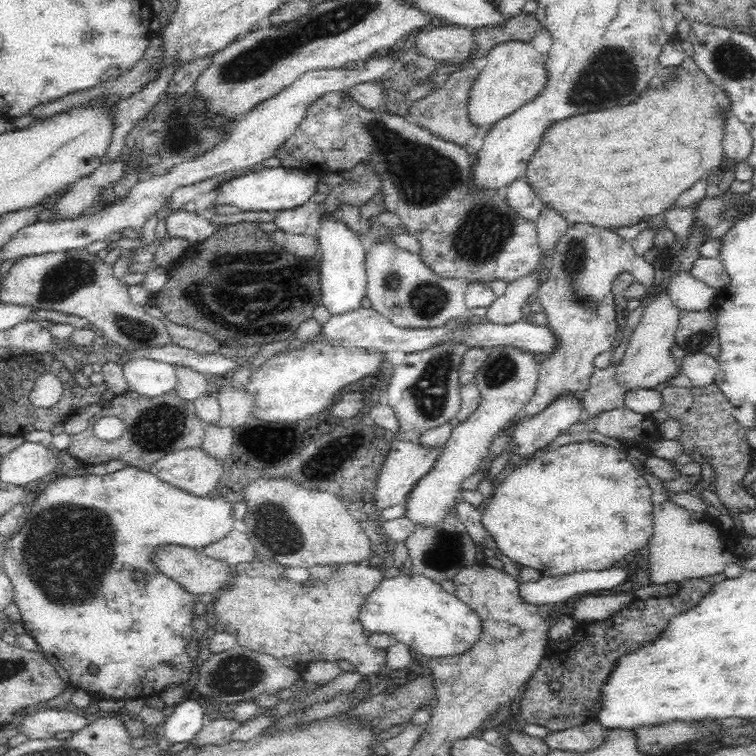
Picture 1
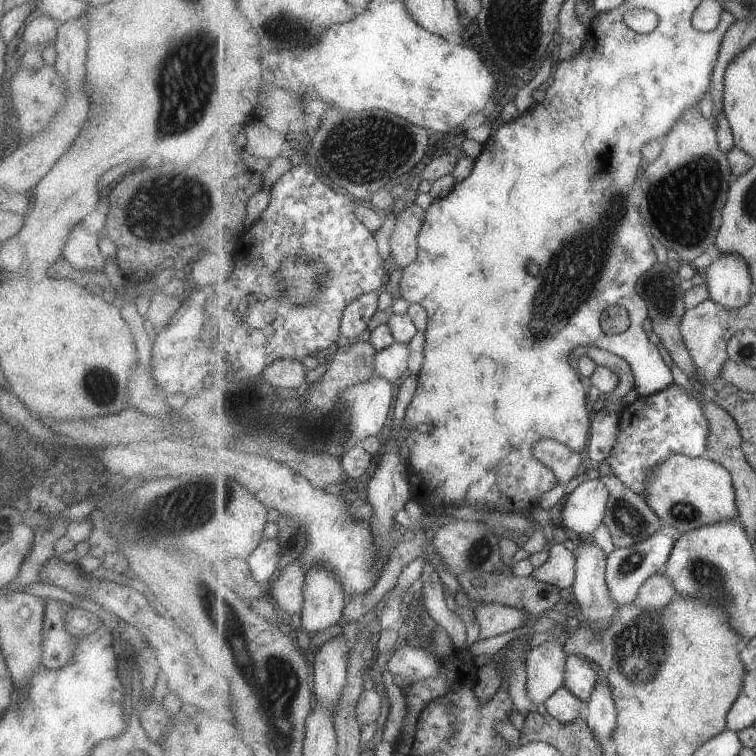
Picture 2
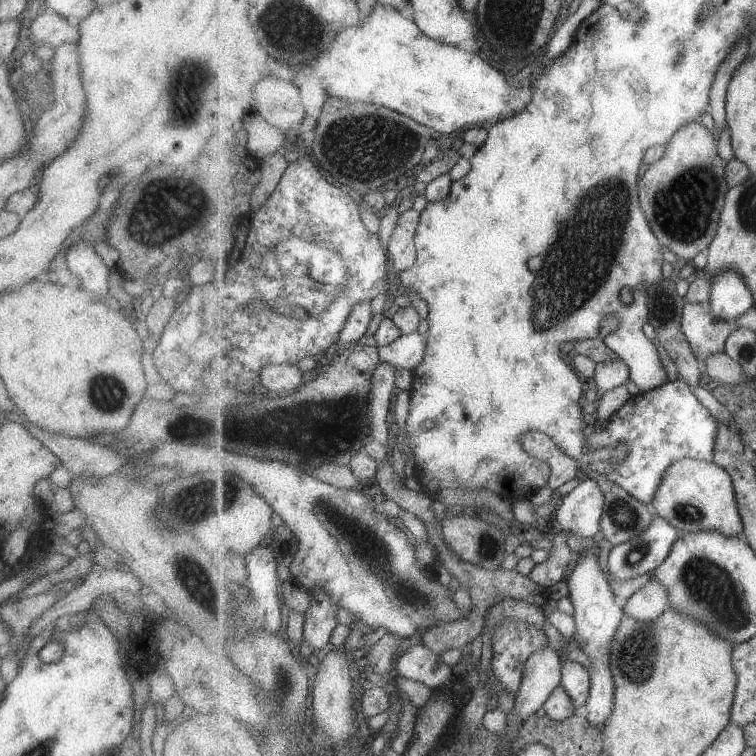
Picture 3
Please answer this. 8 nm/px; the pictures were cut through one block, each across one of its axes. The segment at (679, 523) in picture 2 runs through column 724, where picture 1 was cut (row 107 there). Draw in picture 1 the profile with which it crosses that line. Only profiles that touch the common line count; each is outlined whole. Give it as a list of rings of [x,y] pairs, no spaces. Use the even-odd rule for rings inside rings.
[[[530,42],[500,44],[492,48],[481,62],[482,70],[469,90],[466,119],[478,128],[478,132],[485,133],[538,96],[546,86],[546,70],[545,57]]]

